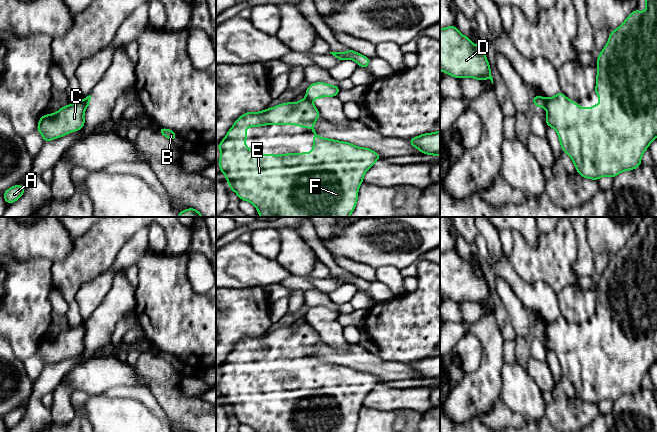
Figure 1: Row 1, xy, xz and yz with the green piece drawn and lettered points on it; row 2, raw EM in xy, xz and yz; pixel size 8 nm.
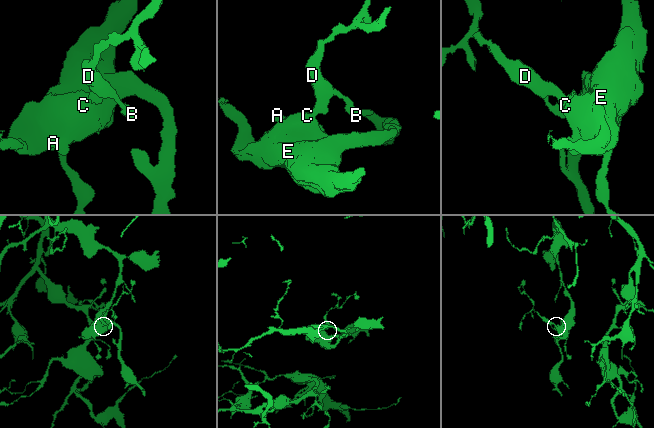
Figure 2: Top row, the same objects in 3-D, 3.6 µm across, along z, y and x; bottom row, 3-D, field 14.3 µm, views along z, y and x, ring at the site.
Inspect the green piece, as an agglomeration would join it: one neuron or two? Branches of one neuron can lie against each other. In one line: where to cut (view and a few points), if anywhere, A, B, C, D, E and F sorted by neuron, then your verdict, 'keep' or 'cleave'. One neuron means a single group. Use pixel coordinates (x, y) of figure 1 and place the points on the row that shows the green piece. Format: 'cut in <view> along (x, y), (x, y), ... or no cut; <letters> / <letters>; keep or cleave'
cut in yz along (548, 98), (545, 107); A C E F / B D; cleave

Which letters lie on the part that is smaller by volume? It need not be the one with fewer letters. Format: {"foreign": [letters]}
{"foreign": ["B", "D"]}

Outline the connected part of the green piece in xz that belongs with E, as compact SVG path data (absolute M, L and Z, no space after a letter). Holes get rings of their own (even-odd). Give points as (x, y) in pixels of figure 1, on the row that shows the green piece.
M307 98L260 112L247 112L234 122L219 143L217 150L222 155L218 164L230 189L240 200L252 203L261 217L350 217L354 211L364 174L382 157L369 148L318 136L314 123L319 117L319 110ZM264 125L311 128L314 133L313 150L284 155L254 153L244 145L247 140L246 128Z

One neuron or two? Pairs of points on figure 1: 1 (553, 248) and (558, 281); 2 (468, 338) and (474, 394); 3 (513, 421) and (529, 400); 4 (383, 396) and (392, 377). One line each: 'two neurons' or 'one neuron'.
1: one neuron
2: two neurons
3: two neurons
4: two neurons

